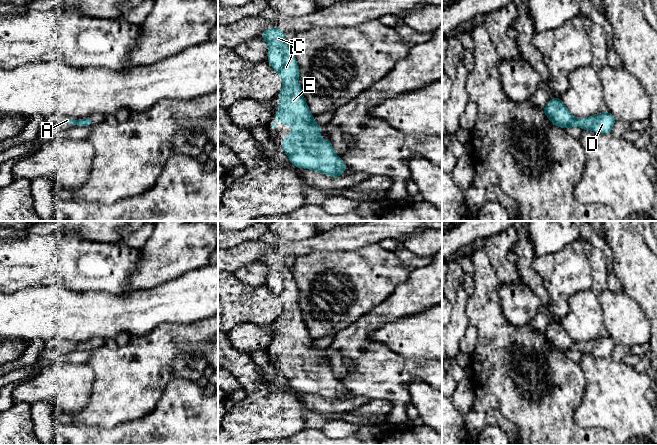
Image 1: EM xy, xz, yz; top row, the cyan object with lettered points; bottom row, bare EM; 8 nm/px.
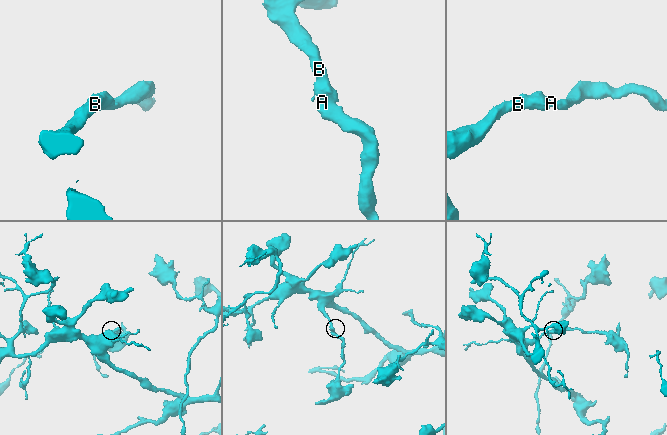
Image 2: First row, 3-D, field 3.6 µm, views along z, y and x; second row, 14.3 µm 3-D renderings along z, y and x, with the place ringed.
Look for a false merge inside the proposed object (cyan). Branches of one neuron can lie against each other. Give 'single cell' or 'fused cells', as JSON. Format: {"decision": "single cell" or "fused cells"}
{"decision": "single cell"}

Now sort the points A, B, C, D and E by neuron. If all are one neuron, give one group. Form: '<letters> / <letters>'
A B C D E

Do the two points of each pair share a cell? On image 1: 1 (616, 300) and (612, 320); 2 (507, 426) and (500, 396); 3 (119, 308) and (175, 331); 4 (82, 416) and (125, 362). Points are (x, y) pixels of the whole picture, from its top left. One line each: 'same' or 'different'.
1: same
2: different
3: different
4: same

